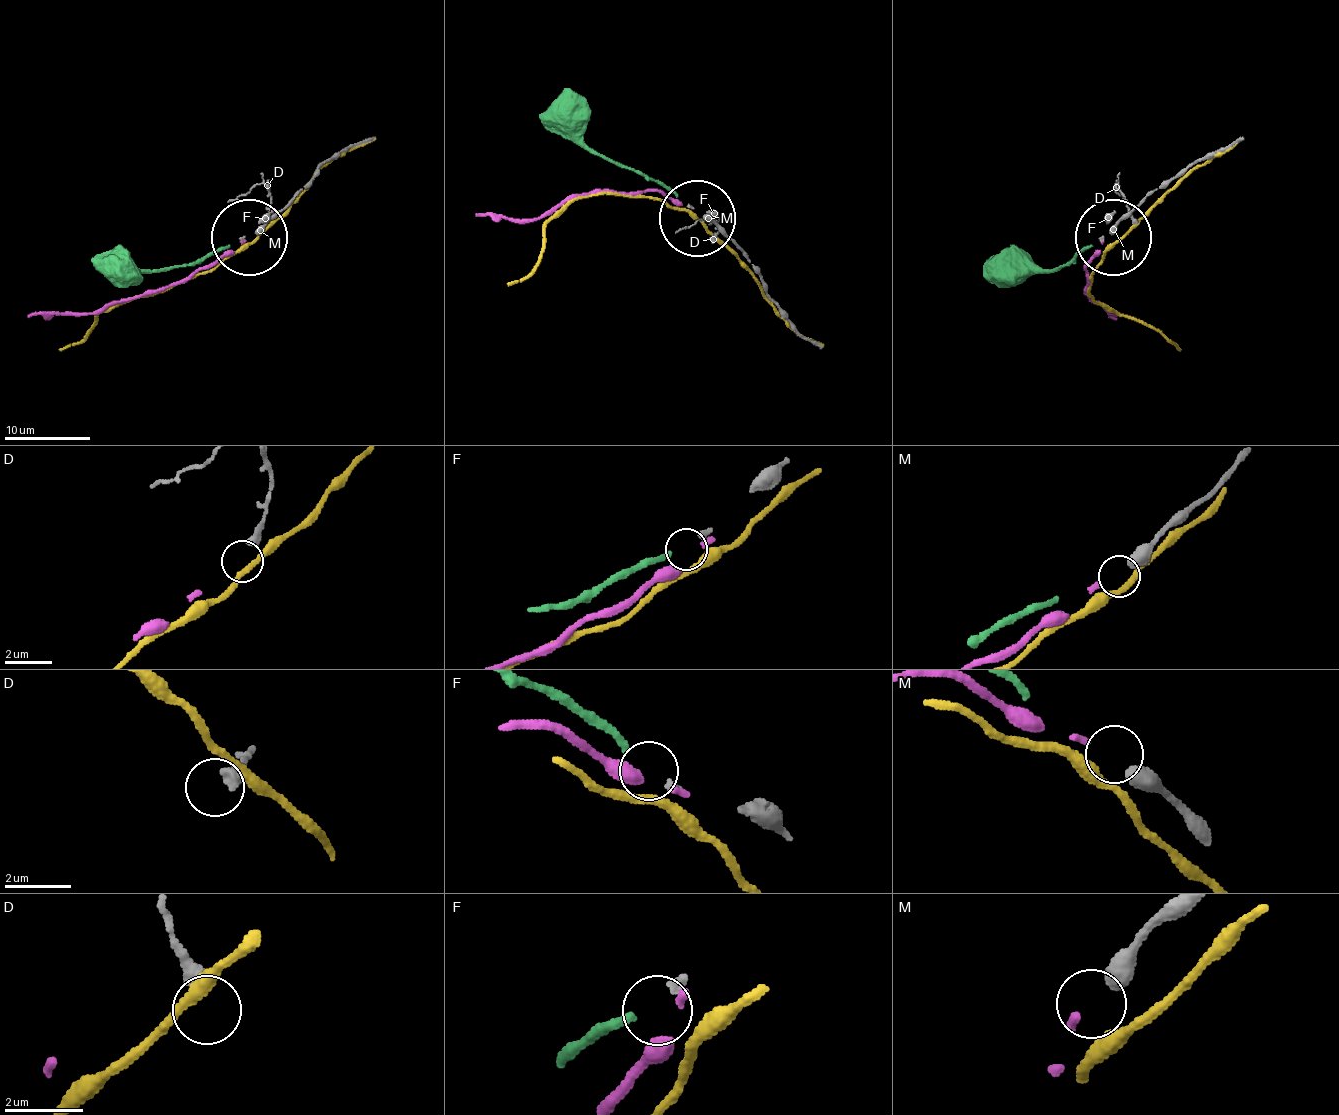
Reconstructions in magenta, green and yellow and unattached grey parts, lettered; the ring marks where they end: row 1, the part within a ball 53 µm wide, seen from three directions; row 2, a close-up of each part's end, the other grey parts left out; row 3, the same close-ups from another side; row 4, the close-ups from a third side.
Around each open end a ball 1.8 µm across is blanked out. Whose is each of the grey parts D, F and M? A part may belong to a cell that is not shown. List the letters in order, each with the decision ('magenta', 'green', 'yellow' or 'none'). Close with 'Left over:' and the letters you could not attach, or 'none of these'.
D: none
F: green
M: magenta
Left over: D

